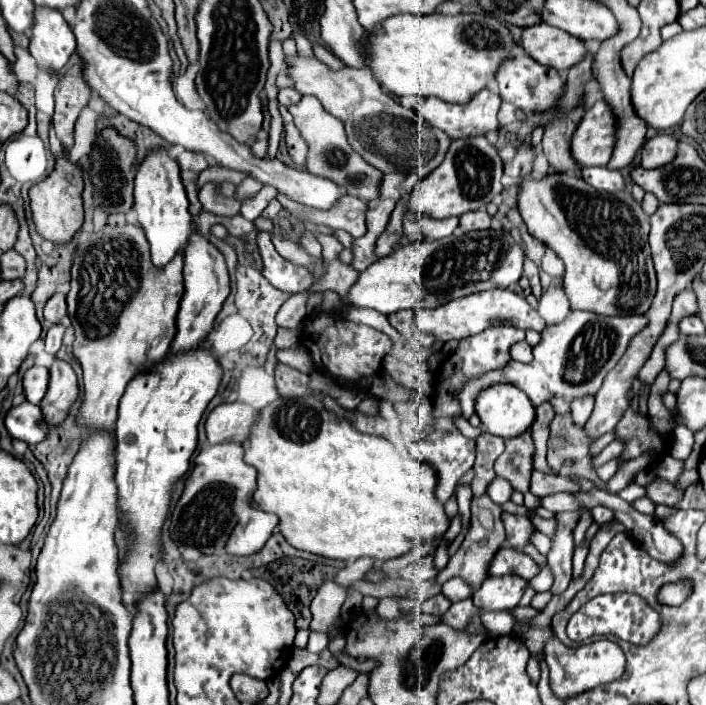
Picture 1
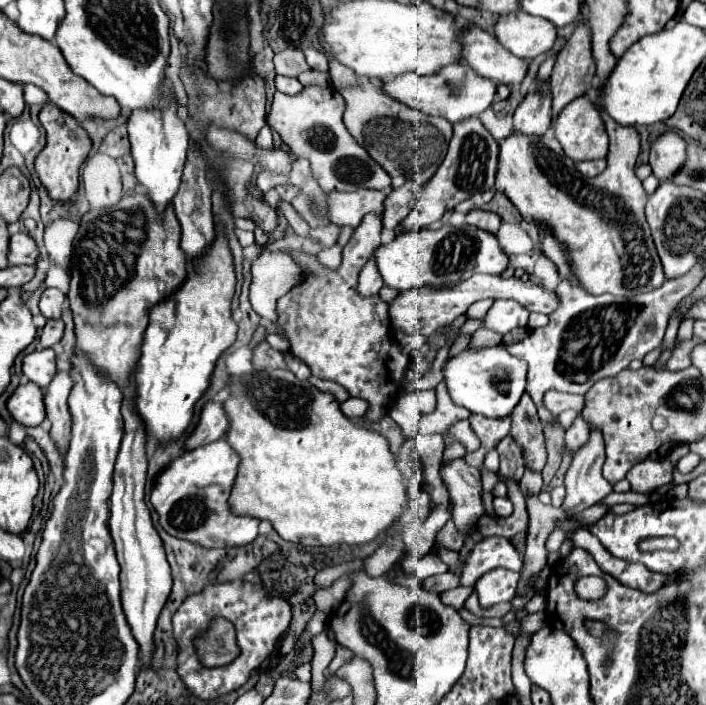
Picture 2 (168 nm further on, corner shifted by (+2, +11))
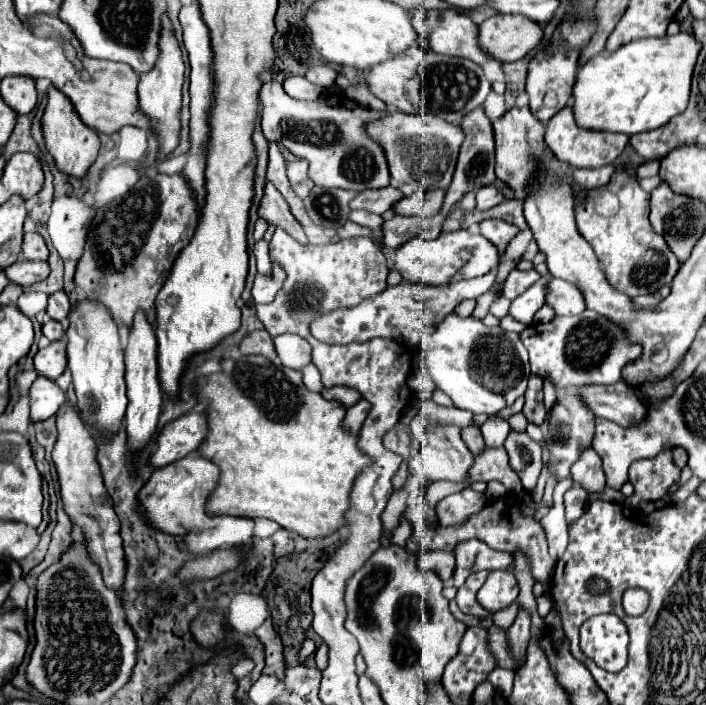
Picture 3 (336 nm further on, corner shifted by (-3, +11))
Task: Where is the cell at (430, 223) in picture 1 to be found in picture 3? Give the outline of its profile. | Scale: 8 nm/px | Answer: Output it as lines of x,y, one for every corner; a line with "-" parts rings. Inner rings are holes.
492,184
484,186
476,192
476,208
478,210
488,210
488,208
500,204
500,202
502,202
502,194

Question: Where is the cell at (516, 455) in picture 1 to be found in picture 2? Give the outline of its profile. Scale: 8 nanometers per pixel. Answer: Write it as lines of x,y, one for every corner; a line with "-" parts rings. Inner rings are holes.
525,392
515,406
513,412
513,438
525,450
525,460
537,472
543,470
547,454
545,454
545,438
543,438
543,424
535,412
535,404
531,396

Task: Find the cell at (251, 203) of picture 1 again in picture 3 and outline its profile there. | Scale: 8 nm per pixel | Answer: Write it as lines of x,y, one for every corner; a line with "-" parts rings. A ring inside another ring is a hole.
298,159
296,162
287,164
287,177
291,184
297,184
308,177
308,162
304,159

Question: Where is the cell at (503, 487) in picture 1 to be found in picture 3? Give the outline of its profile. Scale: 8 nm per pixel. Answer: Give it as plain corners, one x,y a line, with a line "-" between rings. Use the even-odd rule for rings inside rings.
490,416
480,430
482,430
486,446
488,448
498,448
498,446
504,444
504,436
508,436
510,426
508,426
506,420
498,420
496,416

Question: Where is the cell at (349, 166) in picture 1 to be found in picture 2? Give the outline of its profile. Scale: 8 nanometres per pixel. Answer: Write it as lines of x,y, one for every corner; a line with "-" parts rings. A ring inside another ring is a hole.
307,86
299,96
275,92
271,112
267,114
267,126
281,136
281,140
297,158
309,160
313,178
325,192
353,192
359,188
385,190
391,186
389,174
347,132
343,124
343,112
345,100
335,88

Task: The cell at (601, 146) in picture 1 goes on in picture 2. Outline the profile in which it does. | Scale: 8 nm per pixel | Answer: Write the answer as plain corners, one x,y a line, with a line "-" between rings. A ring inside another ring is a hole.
589,96
575,98
551,122
563,152
573,160
599,160
609,152
609,140
601,126
601,116

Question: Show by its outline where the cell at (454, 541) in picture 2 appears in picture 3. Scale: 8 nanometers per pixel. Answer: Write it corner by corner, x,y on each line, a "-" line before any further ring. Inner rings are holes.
470,488
460,490
452,496
446,496
436,506
440,526
442,528
458,528
460,524
464,524
464,520
468,520
468,516
474,516
476,512
480,512
480,508
484,508
484,504
486,504
484,494
478,494

